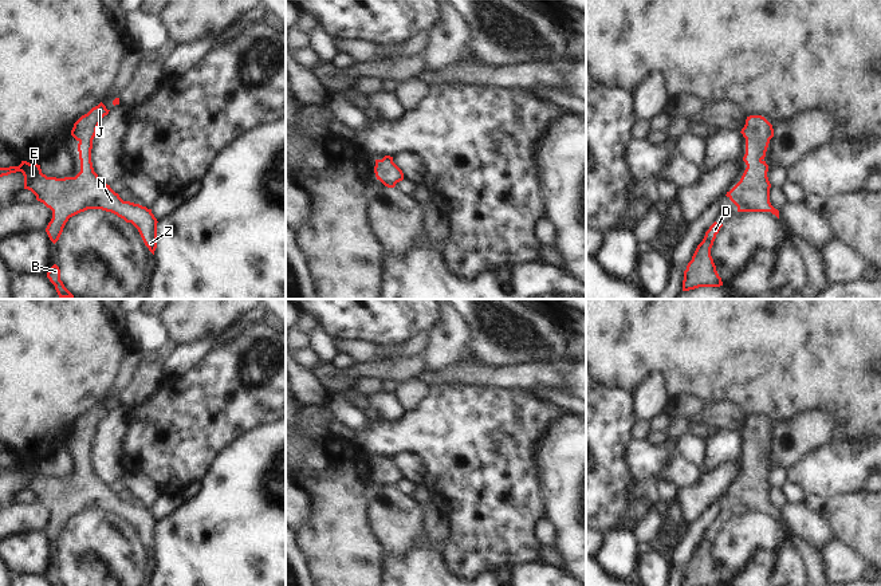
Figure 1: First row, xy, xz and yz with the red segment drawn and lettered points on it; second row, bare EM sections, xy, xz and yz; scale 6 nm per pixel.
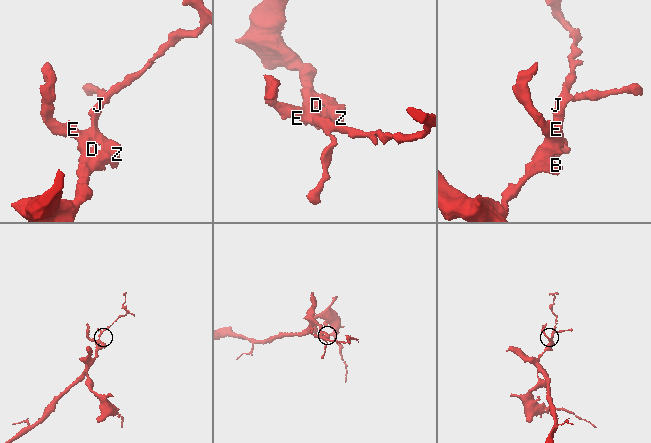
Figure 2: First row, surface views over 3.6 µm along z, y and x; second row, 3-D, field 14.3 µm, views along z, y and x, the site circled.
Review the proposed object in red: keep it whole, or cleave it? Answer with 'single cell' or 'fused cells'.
single cell

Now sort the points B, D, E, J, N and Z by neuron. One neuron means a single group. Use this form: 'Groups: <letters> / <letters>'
Groups: B D E J N Z

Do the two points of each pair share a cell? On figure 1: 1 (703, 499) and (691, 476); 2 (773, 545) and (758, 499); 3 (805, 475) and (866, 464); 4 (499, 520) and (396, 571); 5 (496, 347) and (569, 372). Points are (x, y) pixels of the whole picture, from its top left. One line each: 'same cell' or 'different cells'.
1: different cells
2: same cell
3: same cell
4: different cells
5: same cell

